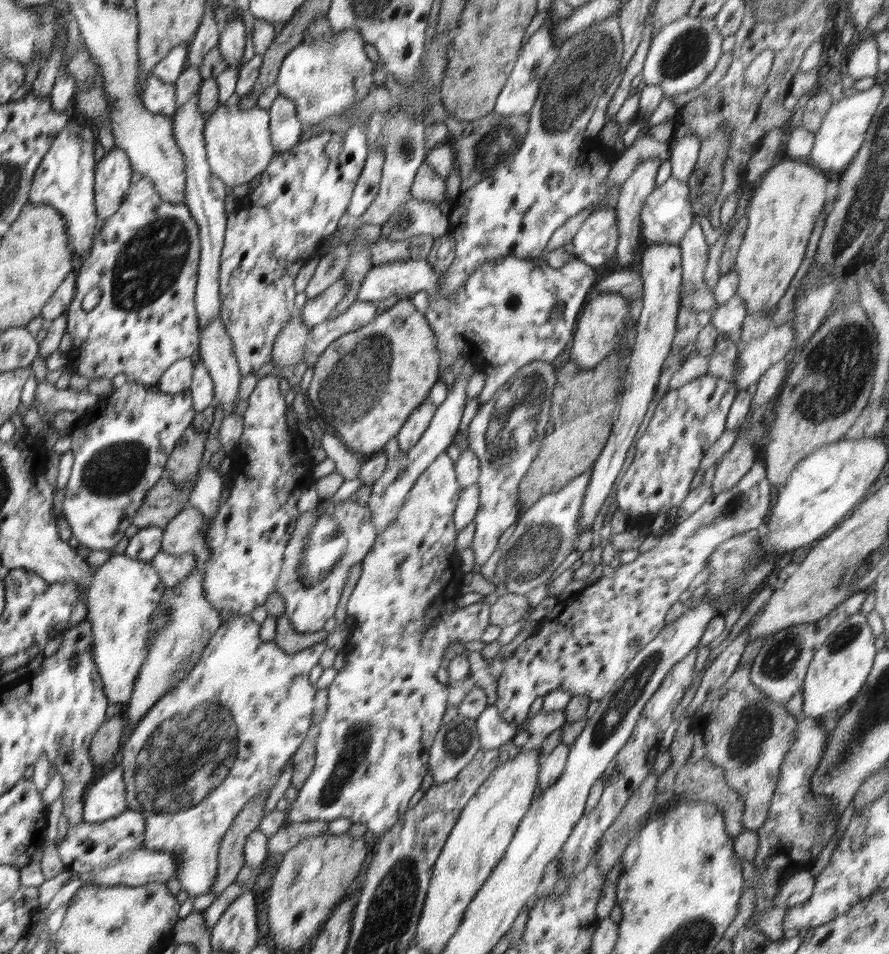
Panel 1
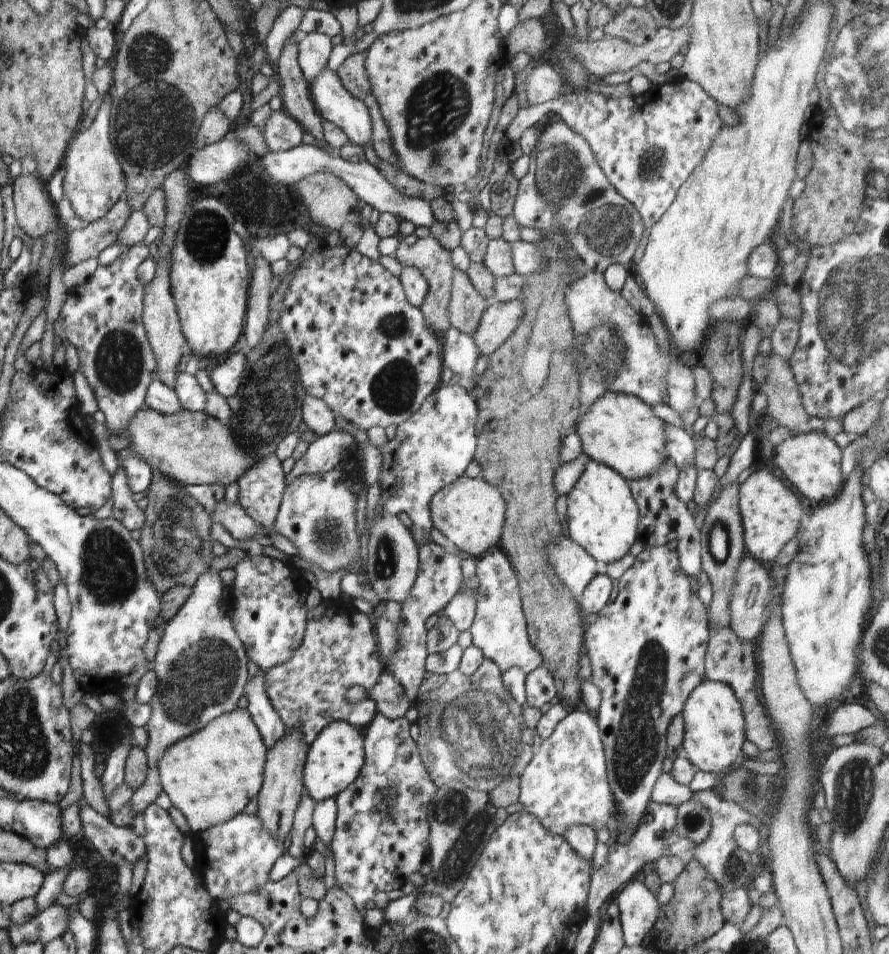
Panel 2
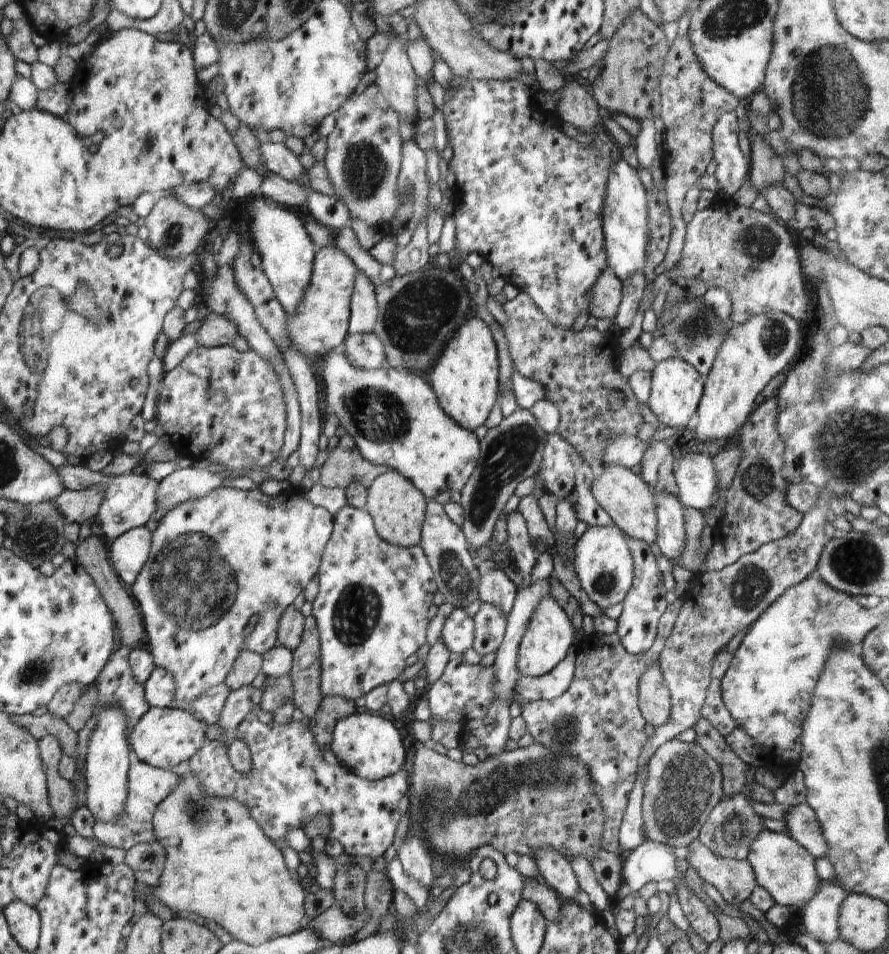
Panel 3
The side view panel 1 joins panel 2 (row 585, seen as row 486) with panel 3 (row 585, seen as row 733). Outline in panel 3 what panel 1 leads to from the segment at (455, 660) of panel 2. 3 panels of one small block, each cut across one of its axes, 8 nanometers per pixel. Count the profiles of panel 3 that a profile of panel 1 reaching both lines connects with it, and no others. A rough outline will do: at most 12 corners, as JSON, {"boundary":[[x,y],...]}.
{"boundary":[[345,505],[312,602],[324,697],[396,681],[427,643],[420,545]]}

